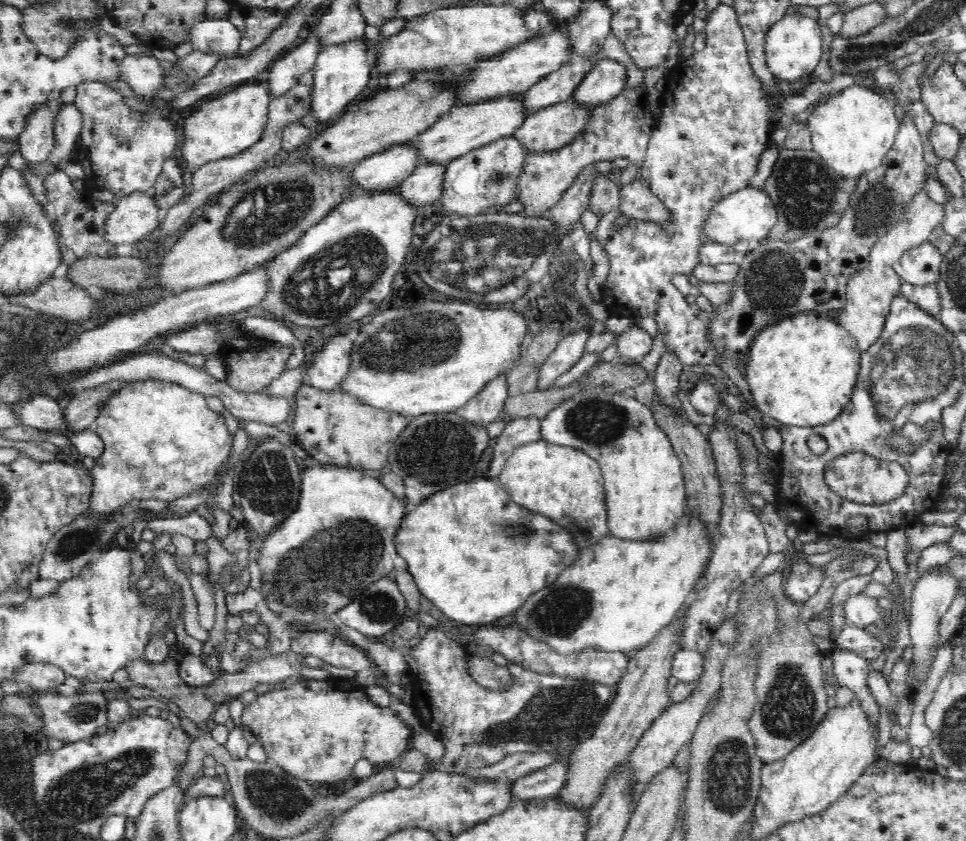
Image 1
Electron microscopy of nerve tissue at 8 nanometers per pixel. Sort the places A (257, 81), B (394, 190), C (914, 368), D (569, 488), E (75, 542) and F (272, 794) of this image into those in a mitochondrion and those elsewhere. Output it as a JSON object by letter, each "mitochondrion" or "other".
{"A":"other","B":"other","C":"mitochondrion","D":"other","E":"mitochondrion","F":"mitochondrion"}

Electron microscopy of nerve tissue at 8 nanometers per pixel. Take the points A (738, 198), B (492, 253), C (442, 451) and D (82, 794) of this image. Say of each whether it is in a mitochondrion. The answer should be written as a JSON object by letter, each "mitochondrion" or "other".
{"A":"other","B":"mitochondrion","C":"mitochondrion","D":"mitochondrion"}

